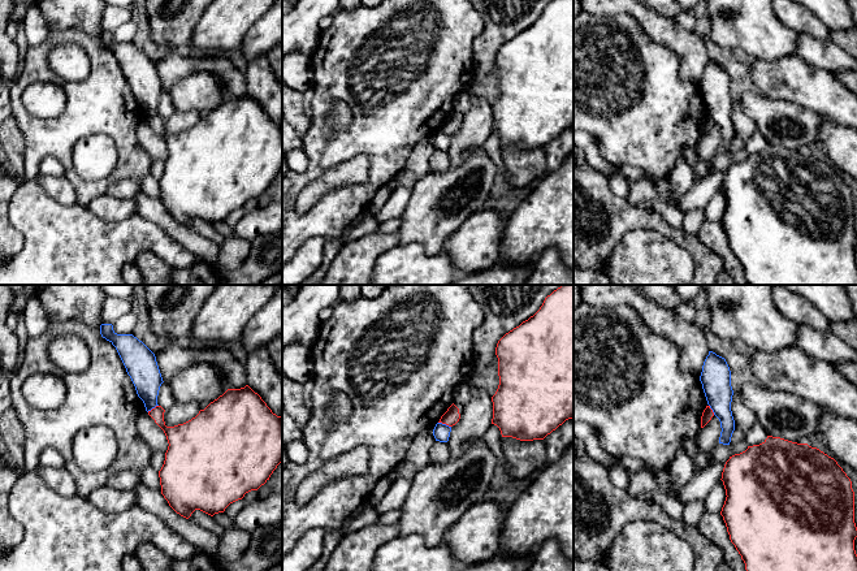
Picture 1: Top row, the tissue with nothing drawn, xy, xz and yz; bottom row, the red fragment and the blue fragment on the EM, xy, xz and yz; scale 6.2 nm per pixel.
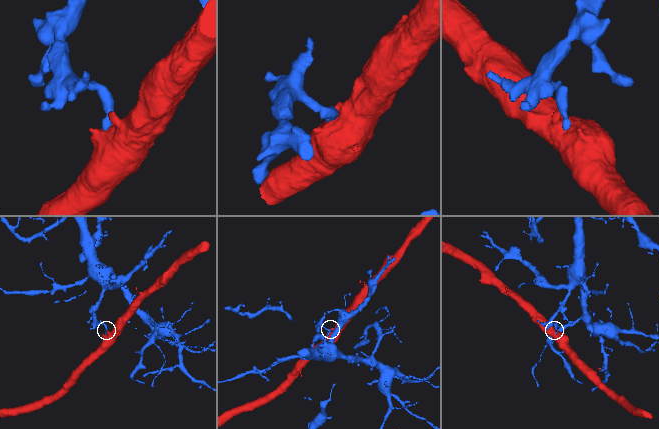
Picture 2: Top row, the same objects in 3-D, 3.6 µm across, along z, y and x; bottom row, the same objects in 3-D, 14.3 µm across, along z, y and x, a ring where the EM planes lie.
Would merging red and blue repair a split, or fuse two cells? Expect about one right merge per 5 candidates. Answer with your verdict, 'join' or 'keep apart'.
keep apart

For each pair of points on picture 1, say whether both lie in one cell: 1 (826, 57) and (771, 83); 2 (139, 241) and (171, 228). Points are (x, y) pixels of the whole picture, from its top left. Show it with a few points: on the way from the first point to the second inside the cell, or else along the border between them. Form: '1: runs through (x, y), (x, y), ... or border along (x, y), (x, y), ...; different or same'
1: border along (795, 53), (809, 64), (834, 74); different
2: border along (138, 215), (158, 224), (187, 250); different

